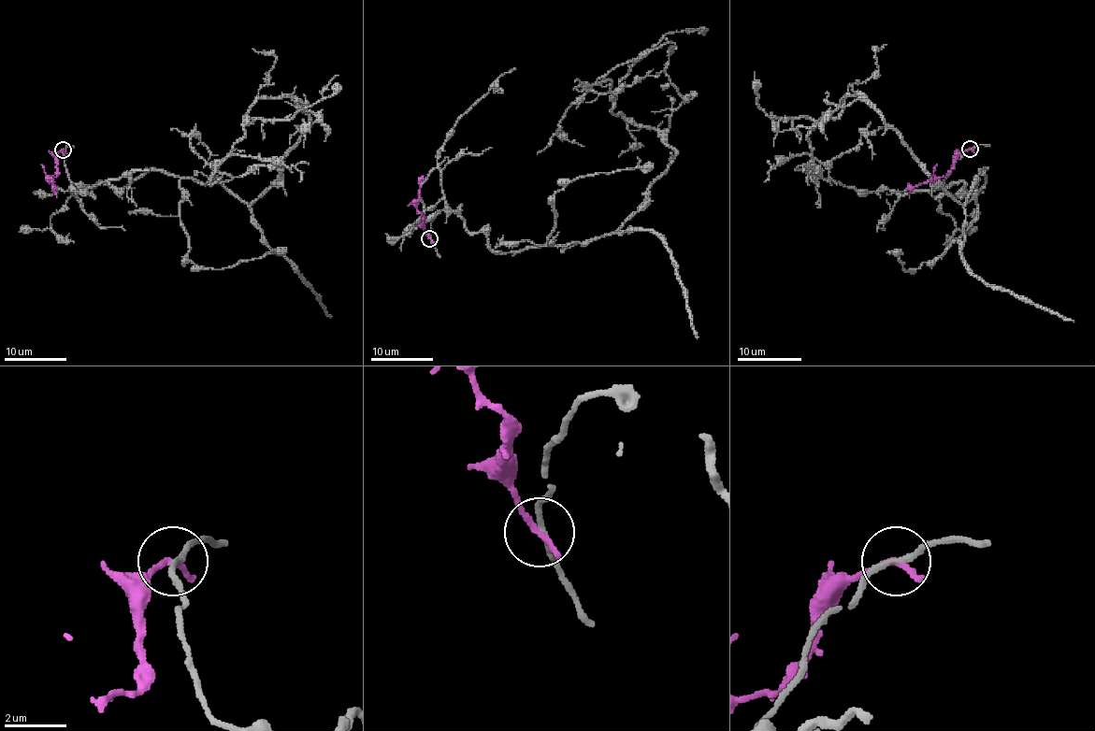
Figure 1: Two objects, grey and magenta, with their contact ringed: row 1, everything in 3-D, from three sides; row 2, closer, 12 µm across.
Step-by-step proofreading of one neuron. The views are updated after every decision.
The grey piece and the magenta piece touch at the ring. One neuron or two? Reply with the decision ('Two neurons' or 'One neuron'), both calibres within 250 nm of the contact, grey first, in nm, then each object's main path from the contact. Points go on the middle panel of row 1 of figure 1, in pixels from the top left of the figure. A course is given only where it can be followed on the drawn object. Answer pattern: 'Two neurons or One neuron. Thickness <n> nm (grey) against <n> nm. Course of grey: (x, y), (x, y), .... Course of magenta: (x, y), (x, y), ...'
Two neurons. Thickness 180 nm (grey) against 240 nm. Course of grey: (429, 238), (450, 210), (498, 252), (587, 243), (675, 155), (612, 111), (609, 80), (556, 130), (584, 146). Course of magenta: (429, 238), (423, 229), (423, 215), (417, 208), (423, 179)

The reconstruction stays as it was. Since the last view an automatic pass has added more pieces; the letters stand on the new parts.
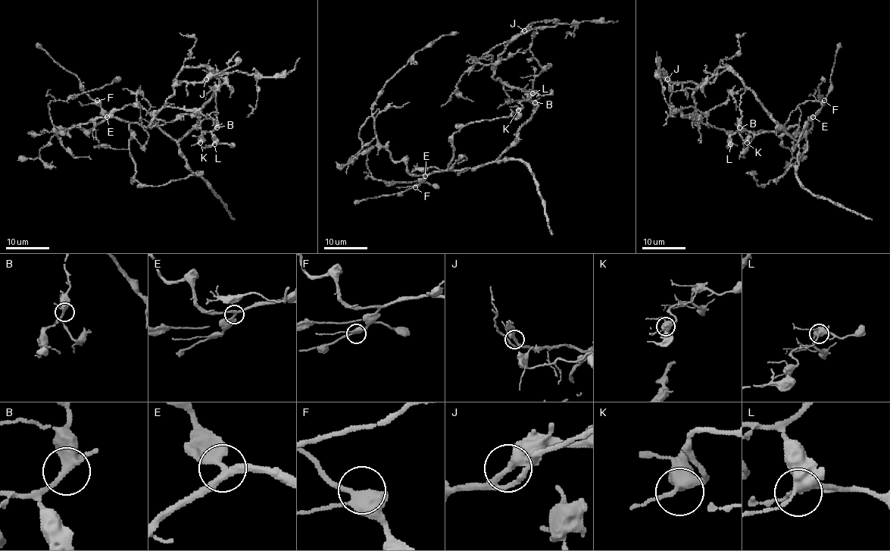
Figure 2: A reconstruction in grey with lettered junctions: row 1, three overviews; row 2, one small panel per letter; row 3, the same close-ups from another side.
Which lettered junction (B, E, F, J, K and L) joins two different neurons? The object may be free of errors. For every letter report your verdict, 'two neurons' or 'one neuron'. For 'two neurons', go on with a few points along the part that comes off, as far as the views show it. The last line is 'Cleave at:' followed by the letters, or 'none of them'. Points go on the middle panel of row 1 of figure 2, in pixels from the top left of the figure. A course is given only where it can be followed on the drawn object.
B: one neuron
E: one neuron
F: one neuron
J: one neuron
K: one neuron
L: one neuron
Cleave at: none of them

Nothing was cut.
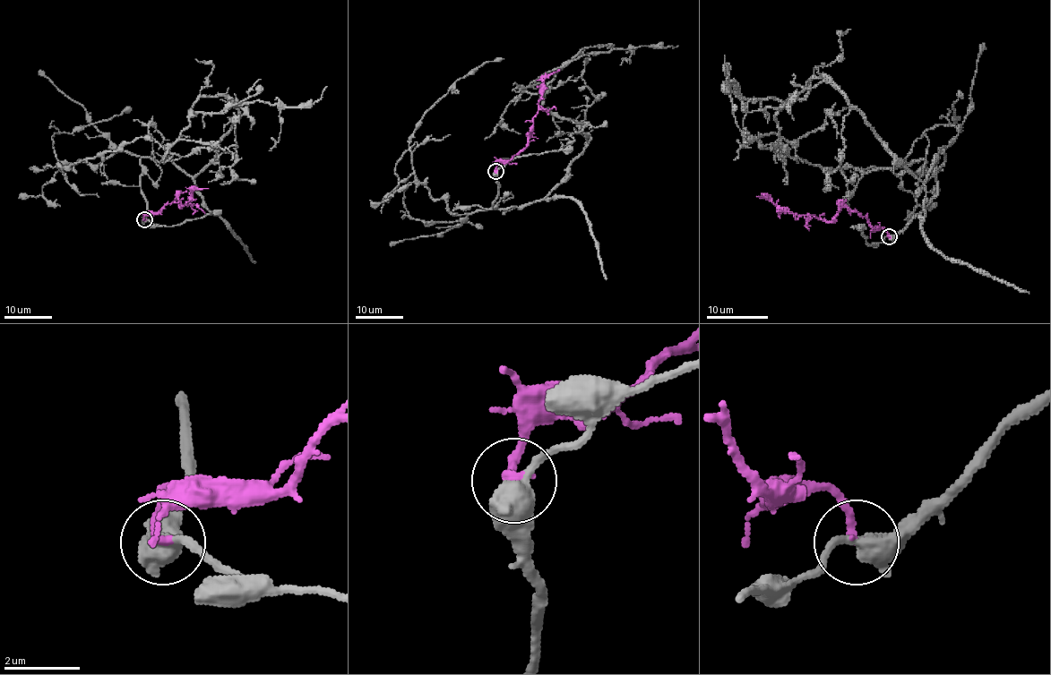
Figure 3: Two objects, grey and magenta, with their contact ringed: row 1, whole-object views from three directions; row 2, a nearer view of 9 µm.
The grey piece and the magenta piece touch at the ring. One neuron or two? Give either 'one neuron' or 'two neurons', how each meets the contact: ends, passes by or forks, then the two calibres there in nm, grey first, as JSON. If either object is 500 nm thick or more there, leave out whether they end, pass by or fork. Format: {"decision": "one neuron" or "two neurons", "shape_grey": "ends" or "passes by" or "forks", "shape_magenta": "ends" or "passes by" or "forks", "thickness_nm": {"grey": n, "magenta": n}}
{"decision": "one neuron", "shape_grey": "passes by", "shape_magenta": "ends", "thickness_nm": {"grey": 480, "magenta": 260}}

